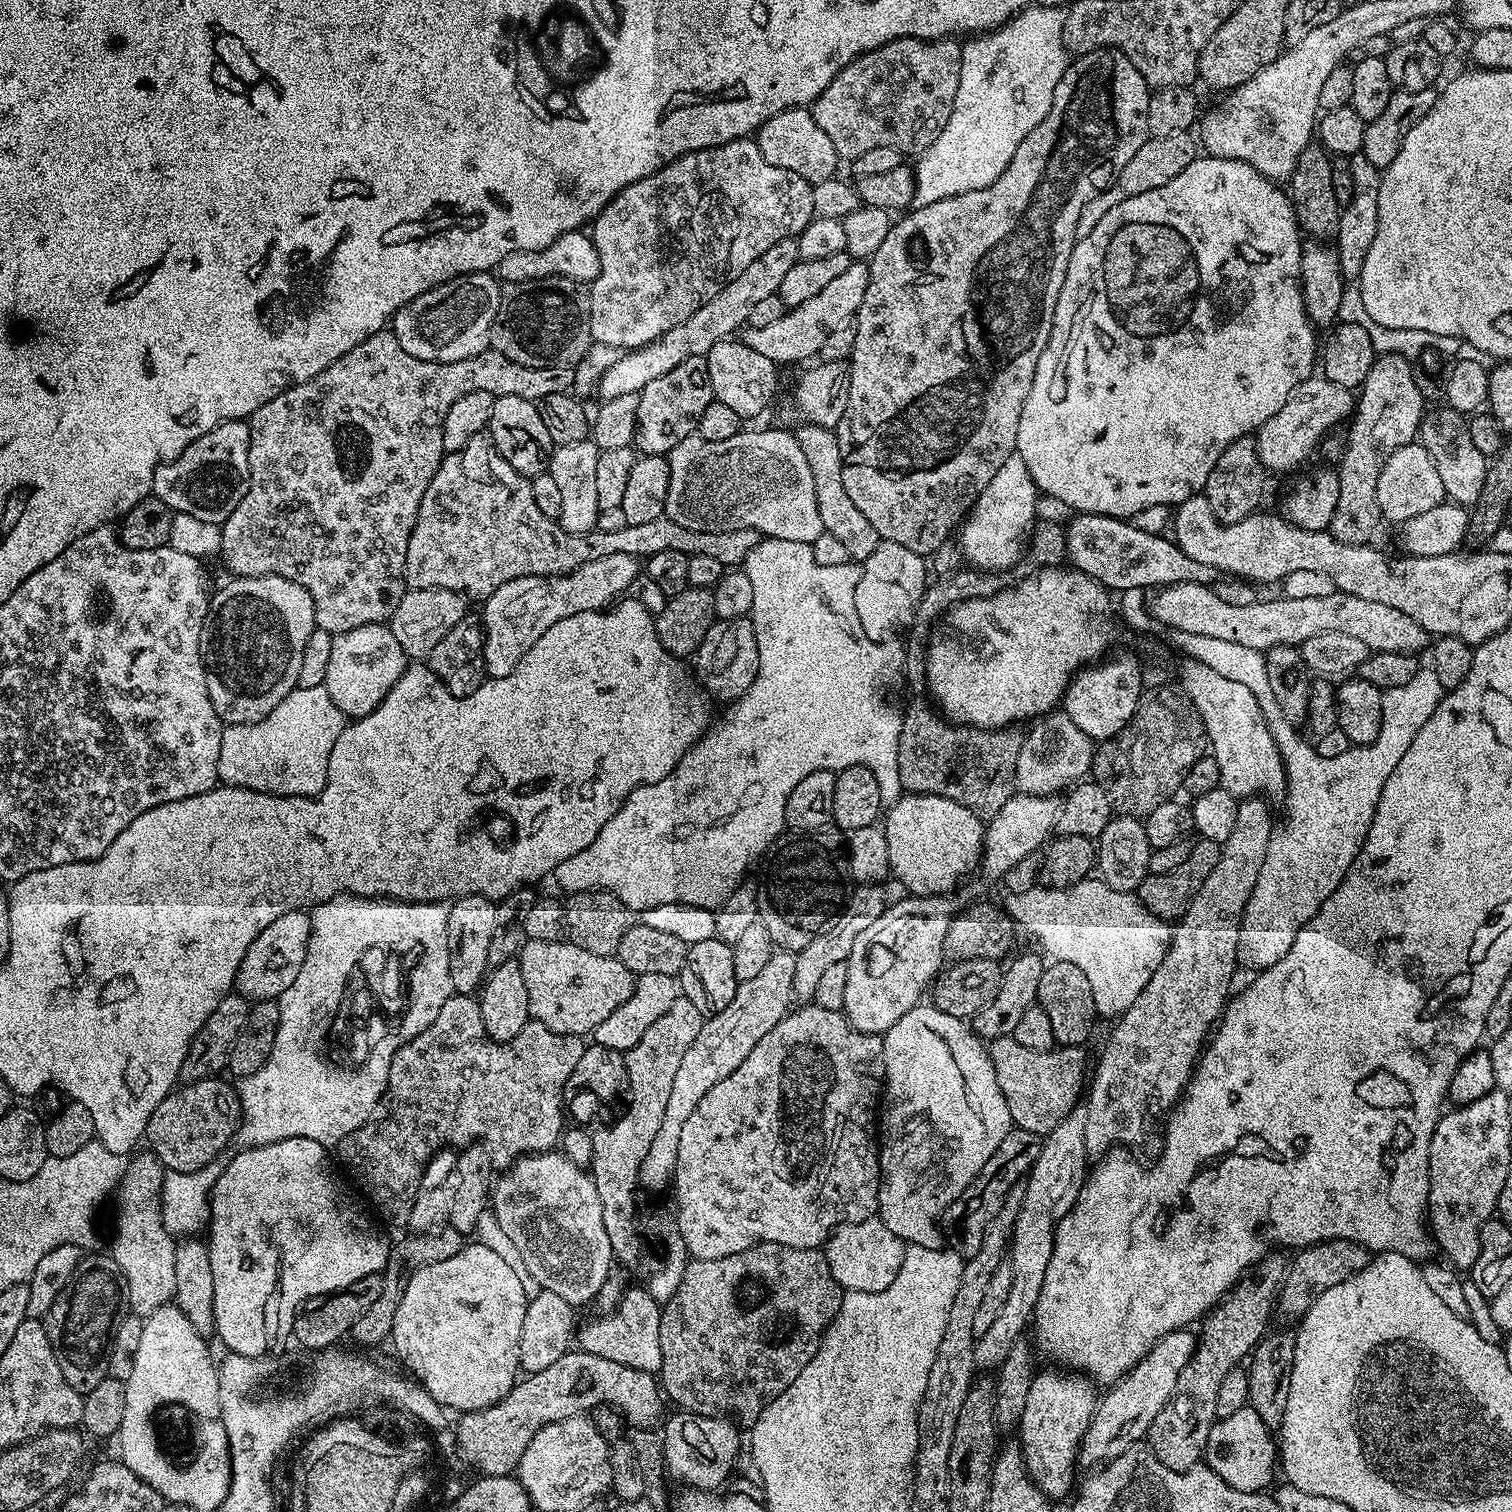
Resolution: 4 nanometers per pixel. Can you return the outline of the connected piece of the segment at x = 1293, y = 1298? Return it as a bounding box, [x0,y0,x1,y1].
[1276,1240,1370,1322]

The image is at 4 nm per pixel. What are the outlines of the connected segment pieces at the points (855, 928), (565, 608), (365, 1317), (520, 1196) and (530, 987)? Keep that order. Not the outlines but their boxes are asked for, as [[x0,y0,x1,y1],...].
[[792,883,885,1001],[483,554,642,678],[350,1226,466,1344],[490,1150,614,1306],[518,939,636,1037]]

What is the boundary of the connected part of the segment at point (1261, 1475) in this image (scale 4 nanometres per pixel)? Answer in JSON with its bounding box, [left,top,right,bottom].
[1202,1406,1278,1492]

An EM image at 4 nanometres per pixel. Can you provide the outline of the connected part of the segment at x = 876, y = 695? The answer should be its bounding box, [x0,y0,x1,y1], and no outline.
[554,538,902,910]

